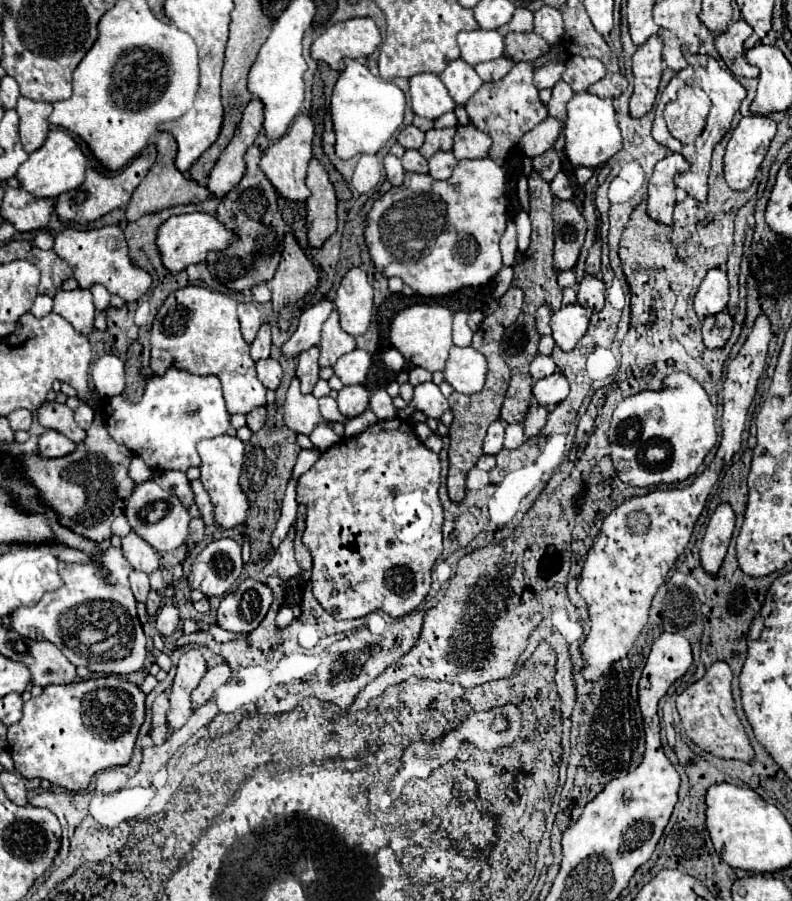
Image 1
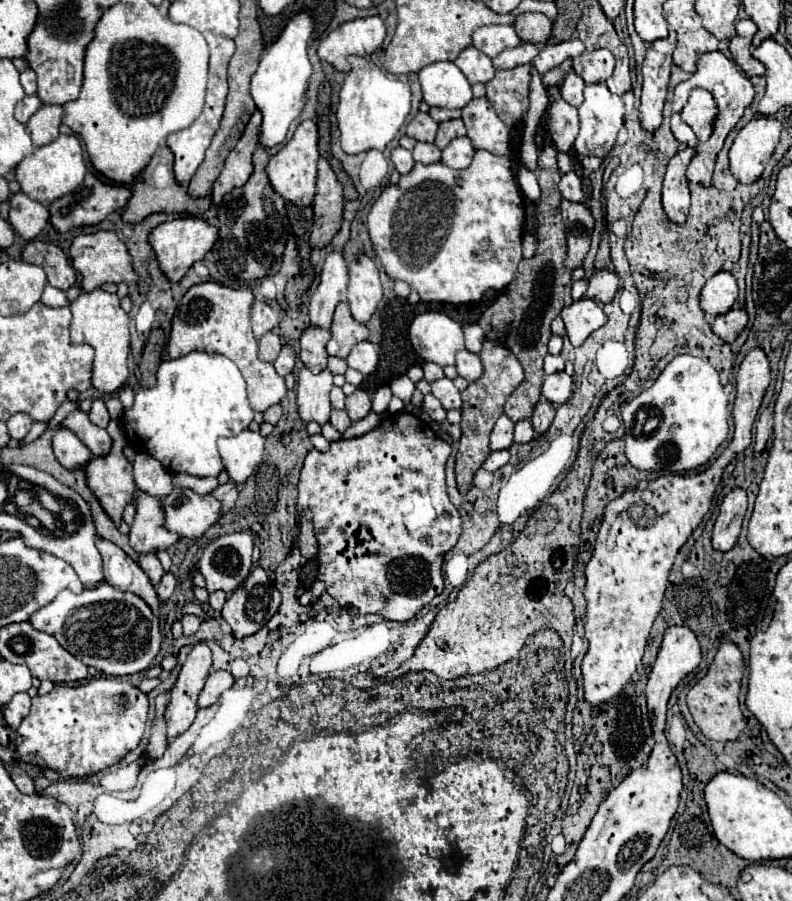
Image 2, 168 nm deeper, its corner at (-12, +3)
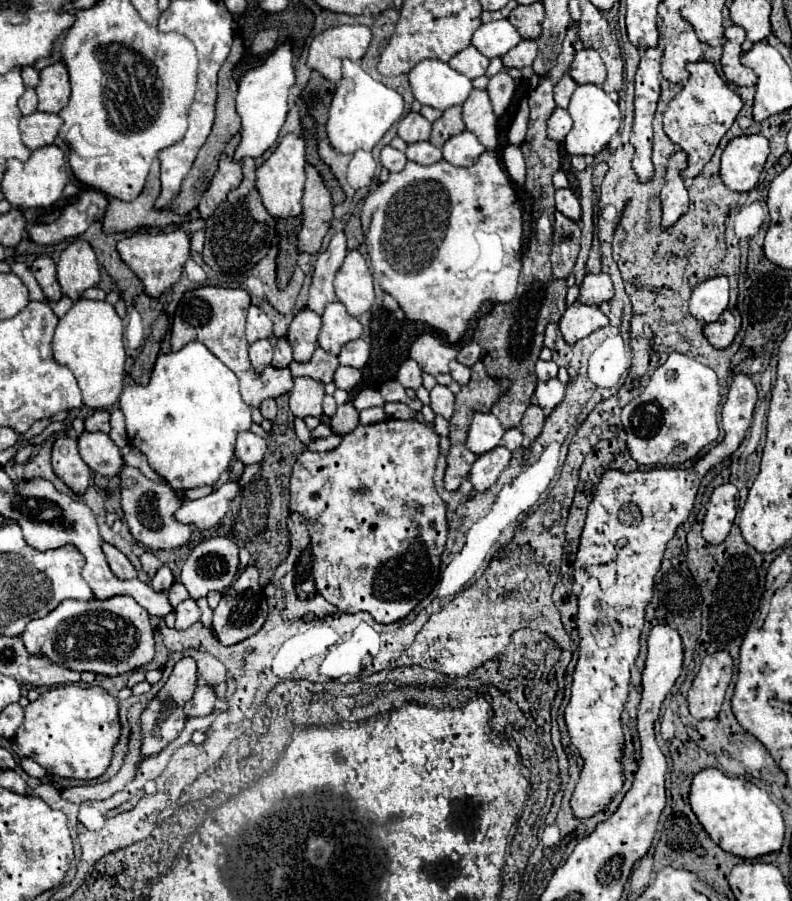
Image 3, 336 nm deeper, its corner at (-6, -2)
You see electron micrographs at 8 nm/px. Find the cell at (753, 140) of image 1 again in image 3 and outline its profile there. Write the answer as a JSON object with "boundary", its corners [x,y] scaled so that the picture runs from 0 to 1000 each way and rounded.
{"boundary":[[[962,149],[929,151],[912,169],[912,202],[927,213],[949,211],[972,171],[972,158]]]}

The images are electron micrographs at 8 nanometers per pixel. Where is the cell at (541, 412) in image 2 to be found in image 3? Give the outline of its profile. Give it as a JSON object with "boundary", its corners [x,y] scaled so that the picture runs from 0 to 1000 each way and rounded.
{"boundary":[[[669,448],[667,455],[662,457],[662,464],[657,468],[657,477],[664,486],[674,488],[677,484],[682,484],[684,479],[684,473],[687,473],[687,457],[679,448]]]}

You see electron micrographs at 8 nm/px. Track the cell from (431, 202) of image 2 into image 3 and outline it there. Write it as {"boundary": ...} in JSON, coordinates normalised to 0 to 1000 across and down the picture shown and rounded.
{"boundary":[[[611,169],[604,175],[604,180],[591,184],[591,186],[571,184],[563,178],[556,178],[556,180],[543,182],[543,184],[515,180],[508,191],[492,193],[492,198],[485,204],[480,204],[462,220],[460,231],[457,231],[457,255],[462,262],[462,273],[465,273],[470,300],[472,300],[472,304],[477,304],[482,322],[495,326],[503,333],[503,337],[510,344],[515,355],[528,355],[528,357],[535,357],[535,360],[561,368],[563,375],[568,377],[568,382],[581,377],[581,373],[591,364],[591,357],[598,353],[598,349],[604,346],[604,342],[611,333],[644,335],[652,329],[652,317],[654,317],[654,306],[657,306],[657,295],[659,295],[657,293],[657,286],[659,286],[659,280],[657,280],[659,277],[659,233],[657,233],[657,226],[654,226],[654,220],[652,220],[652,213],[646,209],[641,193],[636,191],[636,186],[631,184],[631,178],[621,169]]]}

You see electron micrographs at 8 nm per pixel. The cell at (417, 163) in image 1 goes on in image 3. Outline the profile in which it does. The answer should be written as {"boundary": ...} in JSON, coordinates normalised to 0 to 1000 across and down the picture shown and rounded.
{"boundary":[[[525,158],[518,160],[513,166],[515,178],[528,180],[528,182],[551,182],[553,178],[558,178],[558,169],[553,164],[548,164],[543,158]]]}

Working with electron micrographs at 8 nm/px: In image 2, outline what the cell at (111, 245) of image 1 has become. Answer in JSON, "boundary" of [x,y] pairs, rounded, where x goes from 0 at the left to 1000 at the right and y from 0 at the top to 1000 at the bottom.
{"boundary":[[[124,256],[124,259],[93,263],[88,272],[88,285],[91,285],[91,296],[104,305],[104,323],[109,325],[124,321],[131,314],[146,314],[146,316],[174,314],[174,305],[167,299],[162,276],[141,256]]]}

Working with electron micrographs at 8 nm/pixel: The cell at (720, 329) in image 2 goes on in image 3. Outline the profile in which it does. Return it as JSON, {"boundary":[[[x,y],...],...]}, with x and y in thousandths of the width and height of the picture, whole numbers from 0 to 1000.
{"boundary":[[[917,344],[904,357],[889,362],[889,373],[902,386],[917,386],[924,382],[932,366],[934,366],[934,351],[927,351]]]}

